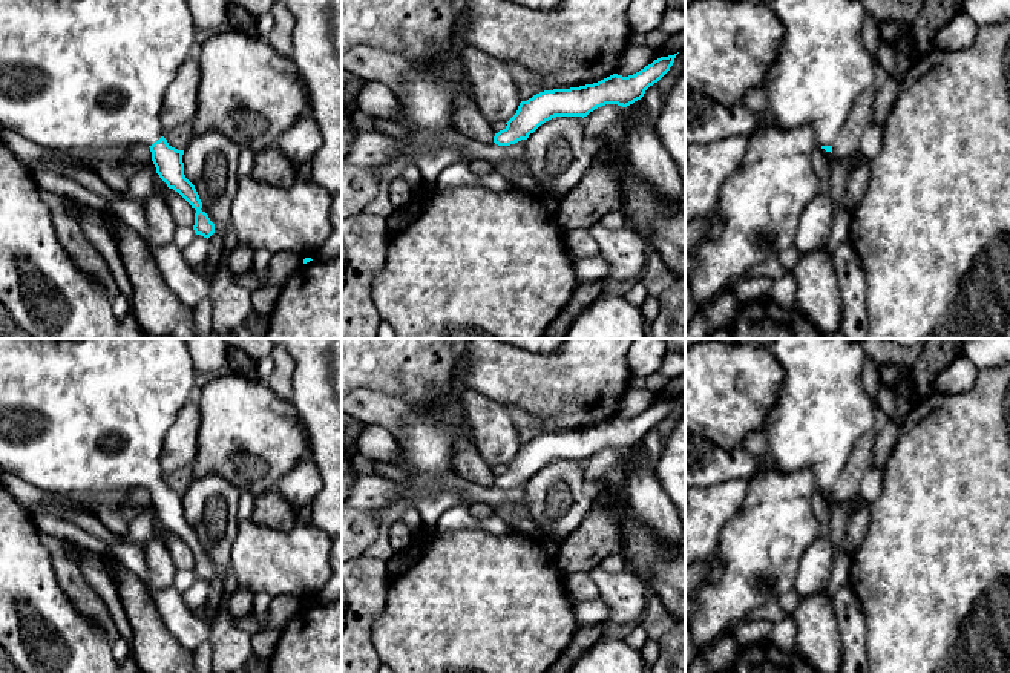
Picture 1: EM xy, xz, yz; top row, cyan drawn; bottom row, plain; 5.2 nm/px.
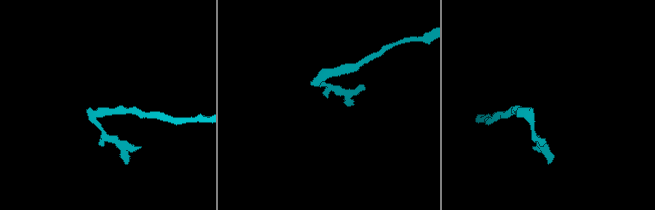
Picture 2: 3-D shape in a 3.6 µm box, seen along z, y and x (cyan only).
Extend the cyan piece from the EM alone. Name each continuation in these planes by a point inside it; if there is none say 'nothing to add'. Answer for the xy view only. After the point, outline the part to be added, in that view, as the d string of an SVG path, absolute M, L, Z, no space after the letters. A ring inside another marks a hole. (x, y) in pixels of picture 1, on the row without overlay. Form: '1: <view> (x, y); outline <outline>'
1: xy (83, 417); outline M0 339L0 469L31 486L63 497L97 497L110 491L152 489L162 478L159 465L164 437L179 409L196 392L196 374L182 339Z

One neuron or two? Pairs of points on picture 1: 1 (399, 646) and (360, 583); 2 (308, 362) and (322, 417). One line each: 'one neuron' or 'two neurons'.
1: two neurons
2: one neuron

